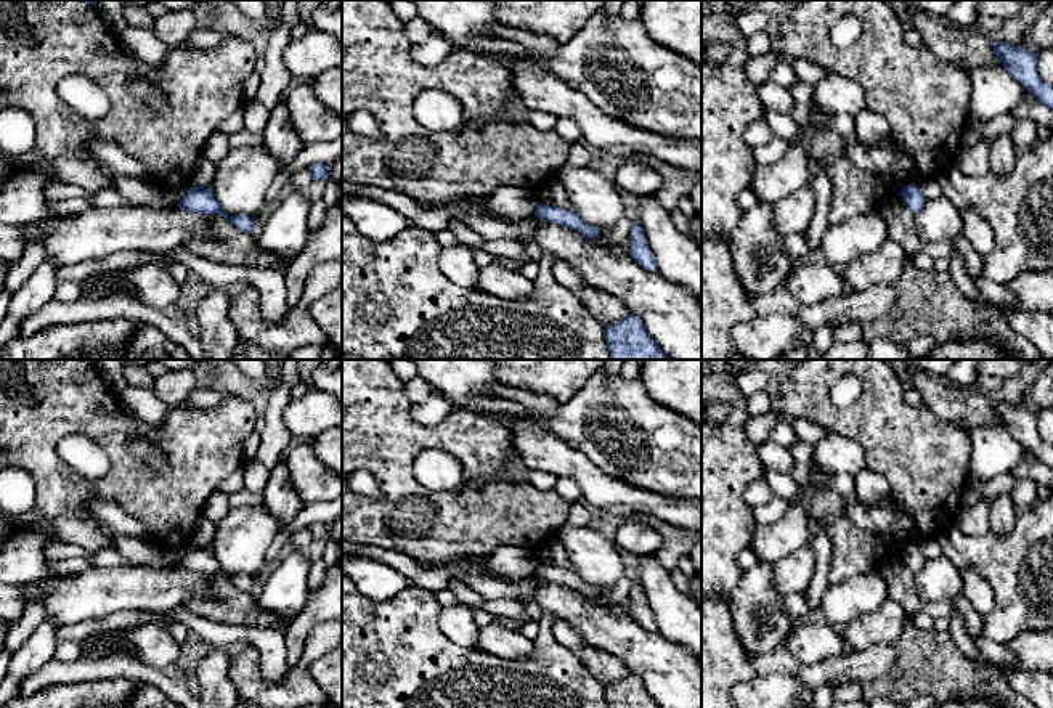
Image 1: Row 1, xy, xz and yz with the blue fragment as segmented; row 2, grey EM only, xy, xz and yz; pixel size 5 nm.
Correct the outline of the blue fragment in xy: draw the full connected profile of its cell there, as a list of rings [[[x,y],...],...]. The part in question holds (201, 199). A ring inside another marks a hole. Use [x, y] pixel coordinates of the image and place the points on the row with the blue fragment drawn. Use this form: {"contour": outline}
{"contour": [[[194,186],[186,191],[186,194],[180,199],[178,207],[204,215],[218,214],[228,218],[242,233],[252,234],[255,218],[249,215],[228,217],[215,199],[213,191],[207,186]]]}

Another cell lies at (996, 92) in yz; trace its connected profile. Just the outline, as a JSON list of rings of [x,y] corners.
[[[1005,67],[965,69],[973,87],[970,117],[992,120],[1011,112],[1032,93],[1024,88]]]

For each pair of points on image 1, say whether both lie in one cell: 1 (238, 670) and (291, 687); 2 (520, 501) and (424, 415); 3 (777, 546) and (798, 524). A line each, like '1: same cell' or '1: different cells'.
1: same cell
2: different cells
3: same cell

